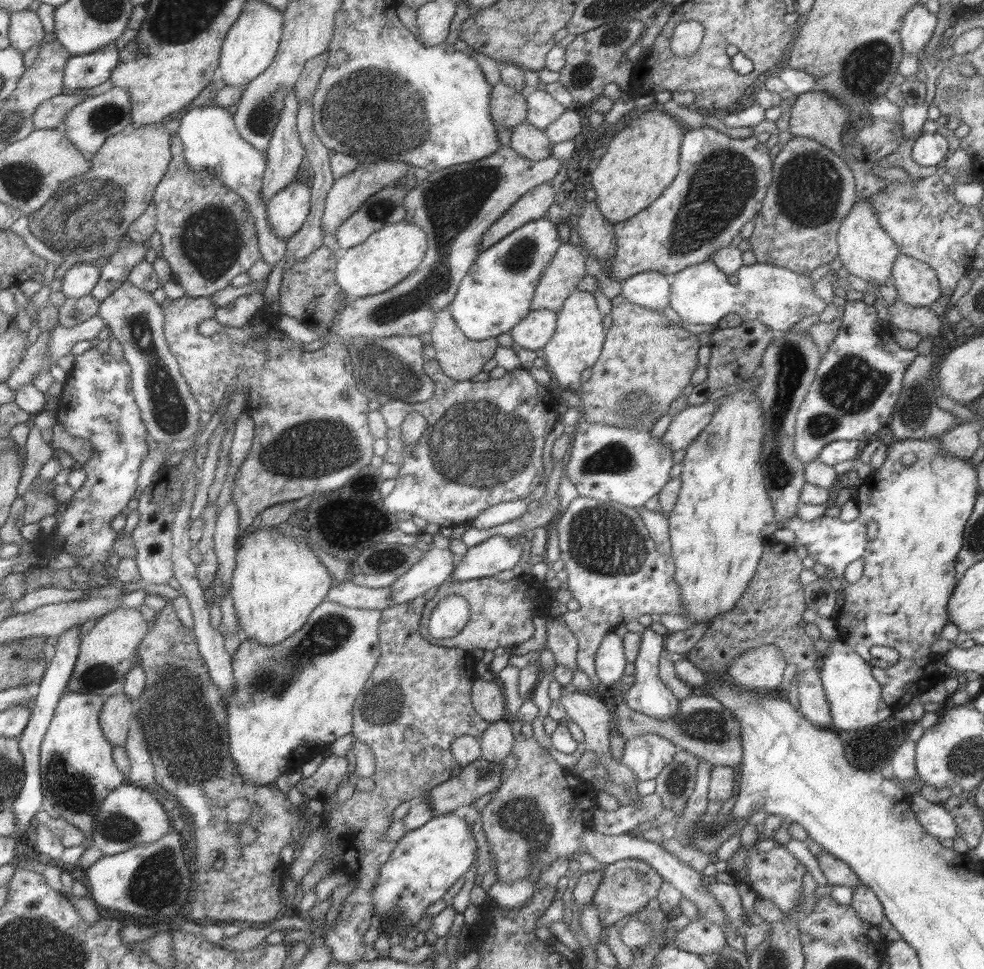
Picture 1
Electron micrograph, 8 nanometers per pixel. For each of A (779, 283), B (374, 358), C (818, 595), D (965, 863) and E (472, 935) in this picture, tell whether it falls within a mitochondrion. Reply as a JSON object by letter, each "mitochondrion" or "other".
{"A":"other","B":"mitochondrion","C":"other","D":"other","E":"other"}

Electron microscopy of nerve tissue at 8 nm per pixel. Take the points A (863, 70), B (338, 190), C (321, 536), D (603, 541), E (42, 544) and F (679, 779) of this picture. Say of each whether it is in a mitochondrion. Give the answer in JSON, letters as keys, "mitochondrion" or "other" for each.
{"A":"mitochondrion","B":"other","C":"other","D":"mitochondrion","E":"other","F":"mitochondrion"}

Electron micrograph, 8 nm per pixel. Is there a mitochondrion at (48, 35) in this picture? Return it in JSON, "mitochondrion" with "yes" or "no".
{"mitochondrion":"no"}

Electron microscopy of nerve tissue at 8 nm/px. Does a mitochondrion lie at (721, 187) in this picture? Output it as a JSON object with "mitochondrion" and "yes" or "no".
{"mitochondrion":"yes"}

